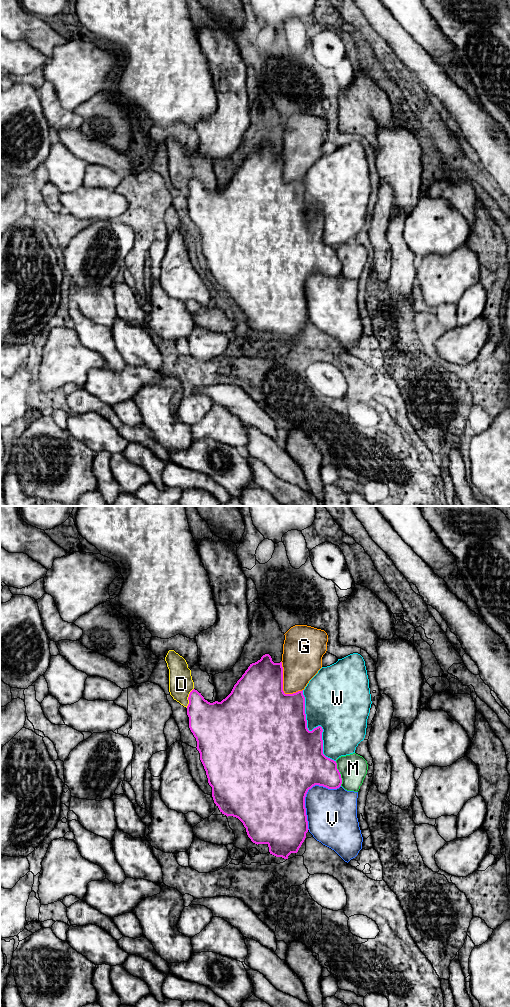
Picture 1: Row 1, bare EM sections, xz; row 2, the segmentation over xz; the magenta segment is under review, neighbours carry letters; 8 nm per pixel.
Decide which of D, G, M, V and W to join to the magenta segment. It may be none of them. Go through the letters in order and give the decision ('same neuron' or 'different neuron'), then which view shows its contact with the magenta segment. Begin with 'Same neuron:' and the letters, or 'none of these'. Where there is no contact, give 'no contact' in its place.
Same neuron: V
D: different neuron; contact in xz
G: different neuron; contact in xz
M: different neuron; contact in xz
V: same neuron; contact in xz
W: different neuron; contact in xz

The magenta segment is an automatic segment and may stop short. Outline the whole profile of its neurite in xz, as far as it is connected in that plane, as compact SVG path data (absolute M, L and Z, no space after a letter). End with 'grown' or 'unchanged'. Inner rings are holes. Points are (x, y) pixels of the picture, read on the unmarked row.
M269 142L263 143L260 148L258 148L255 151L250 152L248 157L242 163L242 165L234 173L231 181L225 187L223 187L221 190L215 189L213 191L210 191L207 188L205 188L204 185L201 183L201 181L199 181L195 177L193 177L190 180L188 188L189 188L189 192L187 194L187 203L189 205L189 216L190 216L191 220L193 221L194 225L196 226L196 229L197 229L197 235L196 236L200 241L200 248L201 248L201 250L202 250L202 252L204 254L204 257L206 259L206 263L207 263L207 266L208 266L208 271L212 275L212 285L213 285L214 291L219 296L219 298L220 298L220 300L222 302L226 303L227 305L228 304L236 305L243 311L244 315L246 316L247 323L248 323L248 325L251 327L251 329L253 331L255 331L257 333L258 332L267 332L268 335L269 335L270 342L272 342L272 343L274 343L276 345L282 345L284 347L288 347L288 344L291 341L297 341L298 340L299 336L301 335L302 331L304 330L304 328L306 326L306 321L309 319L317 329L321 330L323 333L325 333L325 334L331 336L332 338L334 338L347 351L351 347L355 346L358 343L359 339L362 337L362 330L363 330L363 325L362 325L362 322L361 322L361 318L360 318L359 310L358 310L358 306L357 306L358 280L347 279L341 274L342 266L341 266L341 262L340 262L339 258L337 257L336 249L326 245L323 242L323 228L322 228L323 217L322 217L322 215L318 214L318 215L314 216L312 219L308 218L306 202L305 202L305 185L303 183L303 178L298 179L298 180L293 181L293 182L285 182L284 181L284 179L283 179L283 155L282 155L282 150L274 151Z | grown

